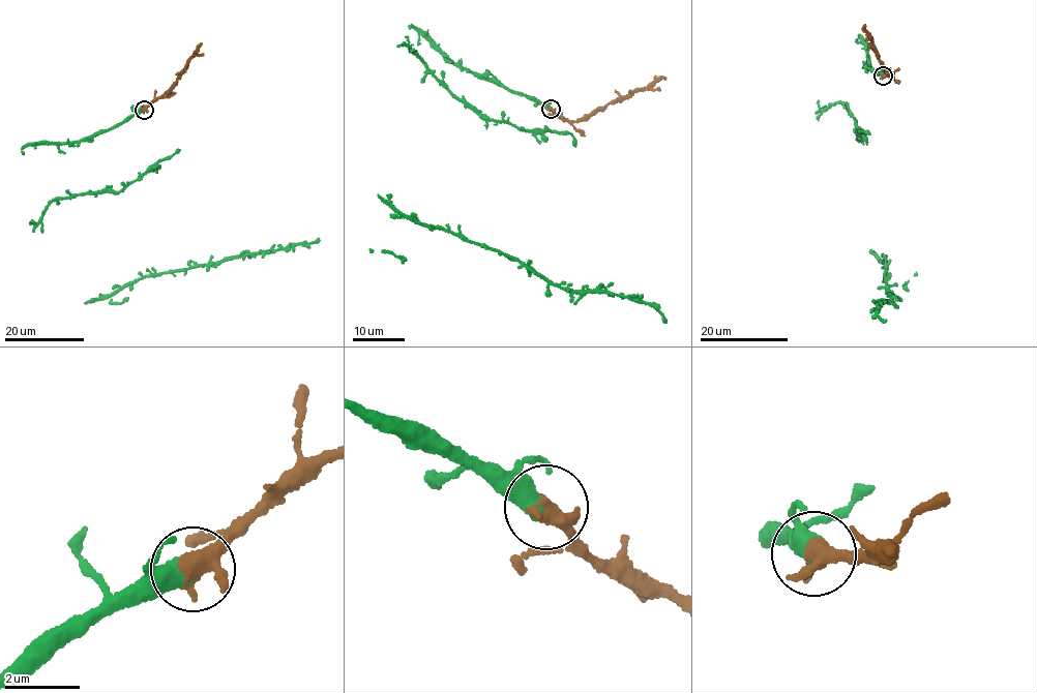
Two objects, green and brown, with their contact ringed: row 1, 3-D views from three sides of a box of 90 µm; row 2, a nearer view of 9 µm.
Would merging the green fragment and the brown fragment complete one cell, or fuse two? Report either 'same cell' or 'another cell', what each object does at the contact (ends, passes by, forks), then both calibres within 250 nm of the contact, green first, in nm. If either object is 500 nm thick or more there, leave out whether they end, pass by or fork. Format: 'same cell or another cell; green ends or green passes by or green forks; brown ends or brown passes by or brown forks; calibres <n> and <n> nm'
same cell; calibres 550 and 360 nm

